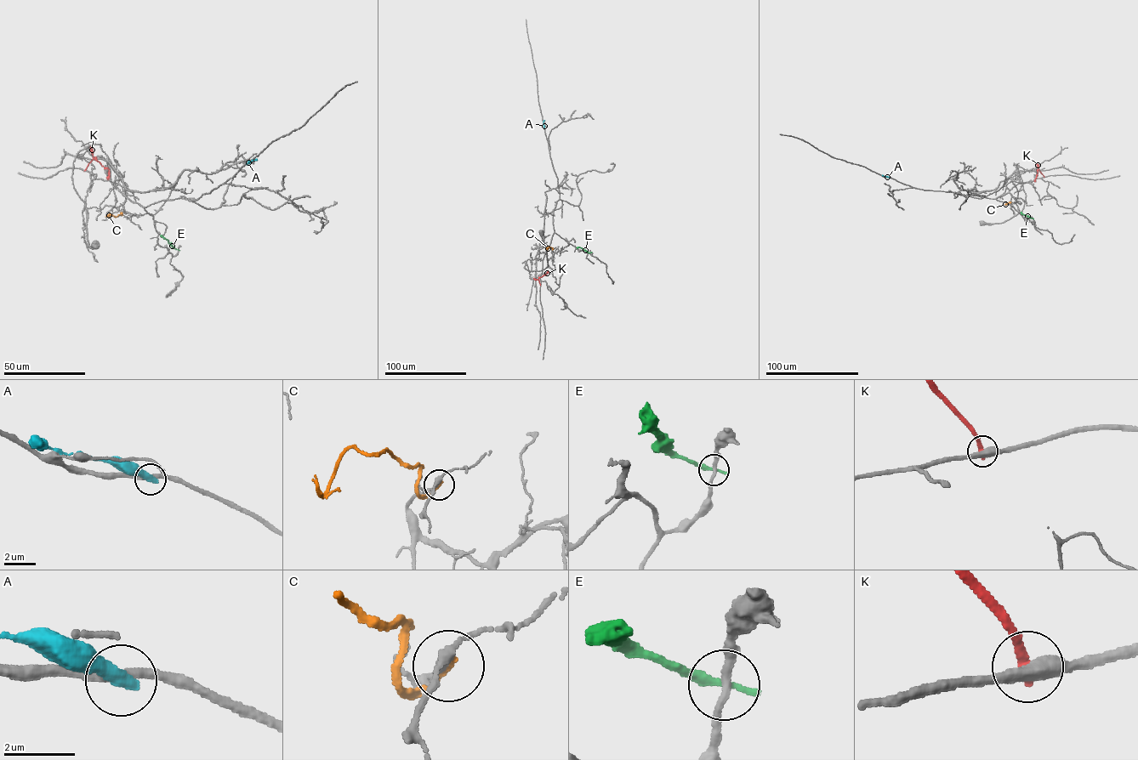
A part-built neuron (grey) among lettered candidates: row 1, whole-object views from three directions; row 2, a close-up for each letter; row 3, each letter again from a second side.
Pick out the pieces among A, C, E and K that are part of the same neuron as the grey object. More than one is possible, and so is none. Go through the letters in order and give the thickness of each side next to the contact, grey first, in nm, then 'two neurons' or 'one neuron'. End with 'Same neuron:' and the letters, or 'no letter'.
A: calibres 260 and 440 nm; two neurons
C: calibres 180 and 130 nm; two neurons
E: calibres 200 and 260 nm; two neurons
K: calibres 460 and 320 nm; two neurons
Same neuron: no letter

